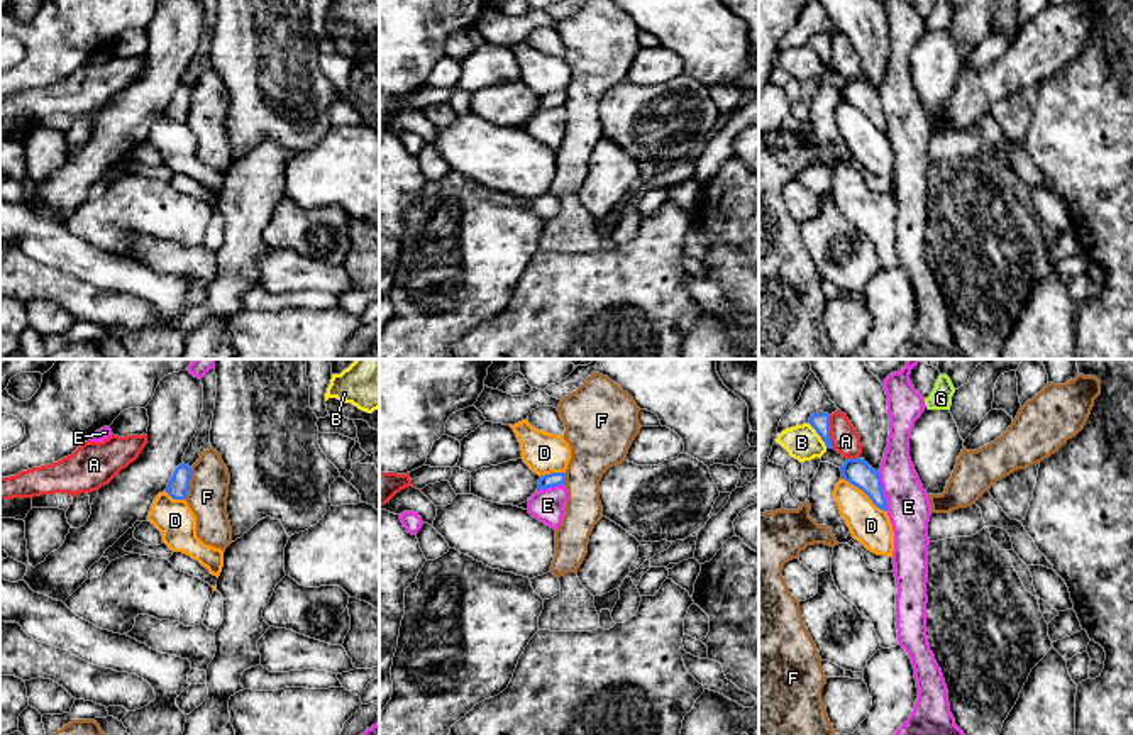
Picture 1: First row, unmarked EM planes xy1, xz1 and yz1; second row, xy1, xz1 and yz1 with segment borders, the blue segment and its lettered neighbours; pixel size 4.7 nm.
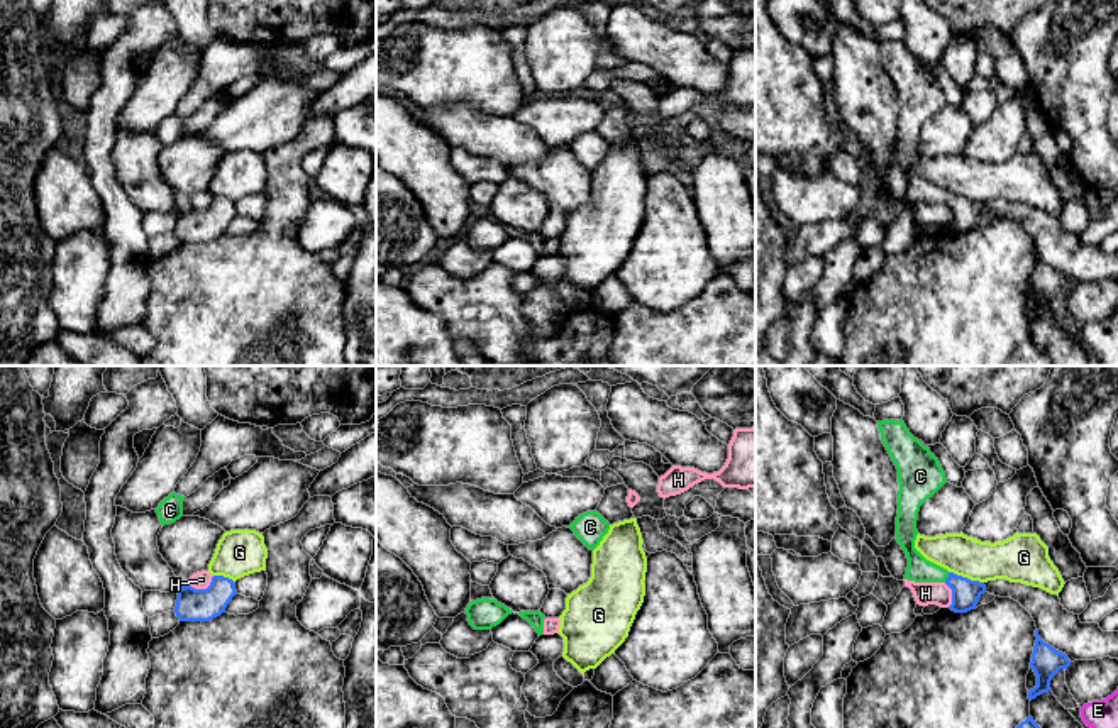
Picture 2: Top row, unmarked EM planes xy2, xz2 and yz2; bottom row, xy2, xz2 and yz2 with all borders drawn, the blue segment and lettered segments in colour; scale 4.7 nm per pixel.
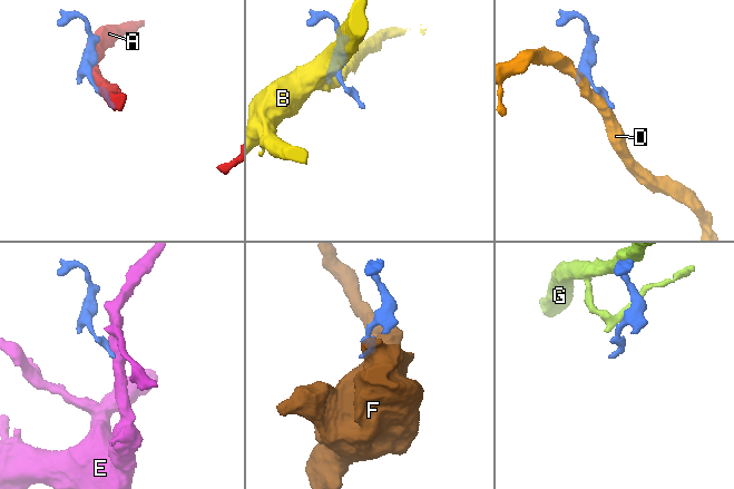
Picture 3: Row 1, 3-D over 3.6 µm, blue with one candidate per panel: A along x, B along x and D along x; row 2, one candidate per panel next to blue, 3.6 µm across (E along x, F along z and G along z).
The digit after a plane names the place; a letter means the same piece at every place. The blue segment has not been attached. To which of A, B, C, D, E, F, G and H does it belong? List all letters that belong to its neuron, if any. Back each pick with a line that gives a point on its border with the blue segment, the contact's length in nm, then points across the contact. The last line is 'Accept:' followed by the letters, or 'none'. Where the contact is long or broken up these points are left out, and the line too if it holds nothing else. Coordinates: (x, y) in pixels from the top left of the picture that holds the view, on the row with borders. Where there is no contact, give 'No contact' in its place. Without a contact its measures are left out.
C: Touches blue at yz2 (947, 578). Shared border 50 nm
Accept: C

